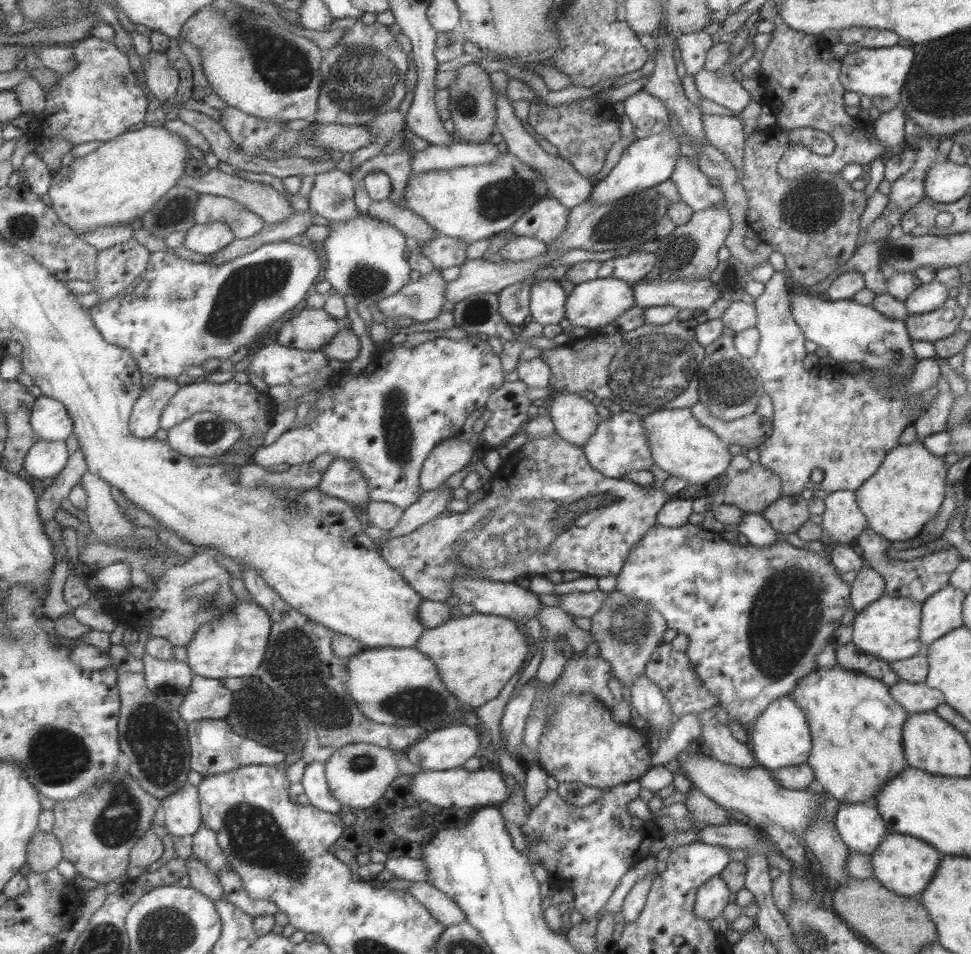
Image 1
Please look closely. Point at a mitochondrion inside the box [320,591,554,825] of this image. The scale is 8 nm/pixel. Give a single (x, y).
(401, 707)

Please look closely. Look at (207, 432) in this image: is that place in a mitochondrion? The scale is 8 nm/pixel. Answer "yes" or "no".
yes

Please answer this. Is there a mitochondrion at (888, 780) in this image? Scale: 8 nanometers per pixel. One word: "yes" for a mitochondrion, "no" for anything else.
no

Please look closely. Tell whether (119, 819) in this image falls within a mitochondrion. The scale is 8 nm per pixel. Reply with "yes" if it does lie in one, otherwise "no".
yes

